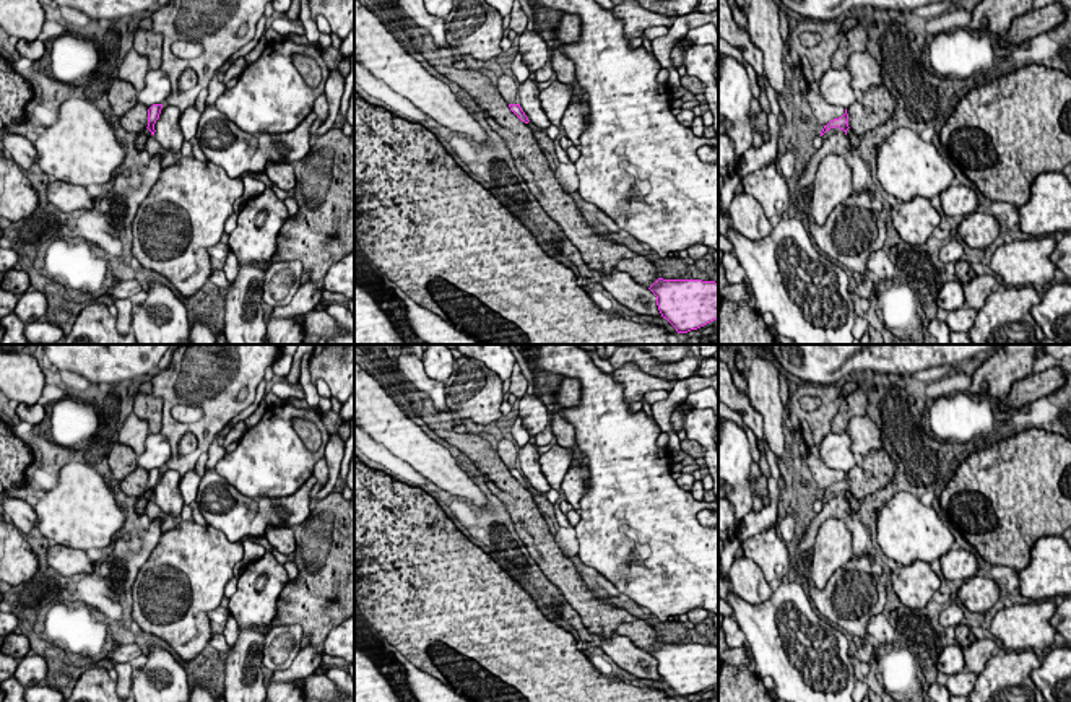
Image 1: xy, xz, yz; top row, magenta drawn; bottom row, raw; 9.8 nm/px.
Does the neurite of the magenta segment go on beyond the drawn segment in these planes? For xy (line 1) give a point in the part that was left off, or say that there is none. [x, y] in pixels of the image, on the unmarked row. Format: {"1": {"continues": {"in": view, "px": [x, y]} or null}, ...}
{"1": {"continues": null}}

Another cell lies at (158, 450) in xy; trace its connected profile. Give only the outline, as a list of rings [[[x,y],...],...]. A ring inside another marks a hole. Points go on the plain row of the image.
[[[148,434],[146,450],[138,455],[138,468],[151,471],[153,468],[163,468],[171,458],[169,440],[163,434]]]

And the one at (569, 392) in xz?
[[[564,379],[556,392],[556,403],[562,408],[572,408],[580,403],[582,384],[577,379]]]

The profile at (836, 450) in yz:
[[[827,434],[819,447],[817,457],[827,468],[848,473],[858,465],[860,455],[852,450],[852,439],[847,434]]]

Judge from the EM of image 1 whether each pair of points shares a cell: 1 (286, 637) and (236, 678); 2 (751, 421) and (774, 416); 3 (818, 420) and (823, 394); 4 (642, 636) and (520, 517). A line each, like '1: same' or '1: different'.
1: different
2: different
3: same
4: same

